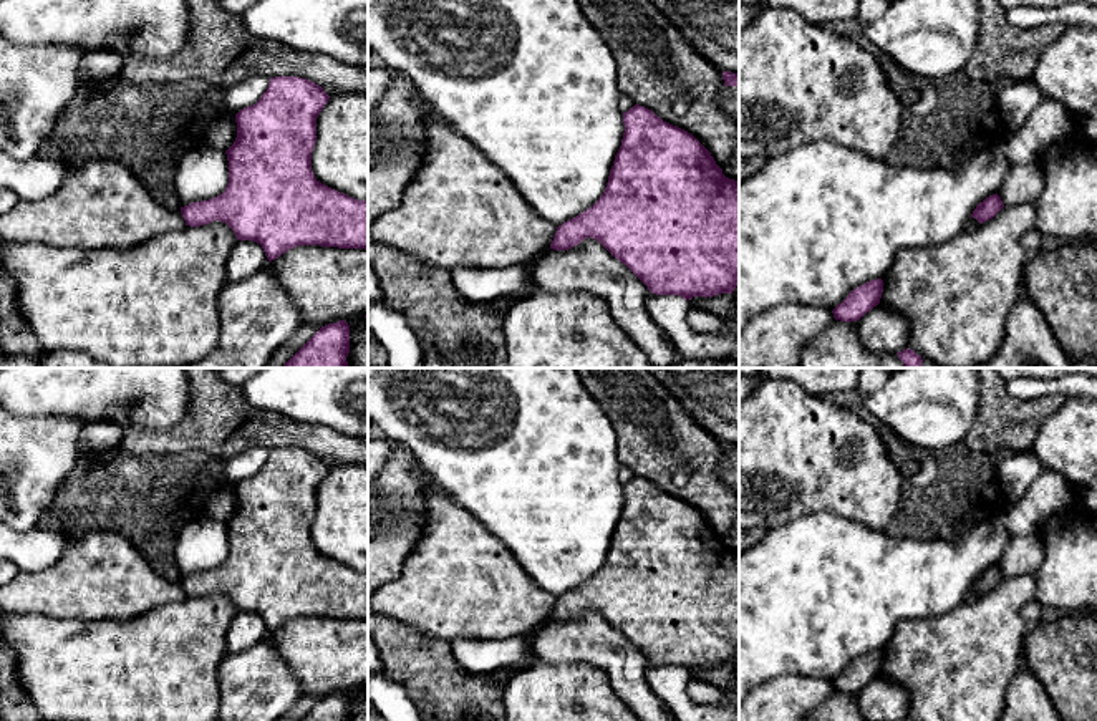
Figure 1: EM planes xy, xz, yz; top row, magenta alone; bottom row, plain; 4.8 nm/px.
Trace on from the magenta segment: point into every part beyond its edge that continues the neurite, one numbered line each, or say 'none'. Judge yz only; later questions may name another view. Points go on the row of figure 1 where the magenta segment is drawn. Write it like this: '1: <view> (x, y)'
none

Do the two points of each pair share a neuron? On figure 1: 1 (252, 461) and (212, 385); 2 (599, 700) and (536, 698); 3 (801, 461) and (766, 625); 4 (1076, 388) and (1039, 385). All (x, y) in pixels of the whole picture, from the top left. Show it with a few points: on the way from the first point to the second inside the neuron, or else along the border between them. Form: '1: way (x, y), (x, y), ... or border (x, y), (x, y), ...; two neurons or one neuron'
1: border (269, 450), (247, 448), (224, 459); two neurons
2: way (584, 700), (575, 695), (570, 698), (550, 698); one neuron
3: border (826, 512), (806, 512), (766, 531); two neurons
4: way (1068, 385), (1048, 385); one neuron

